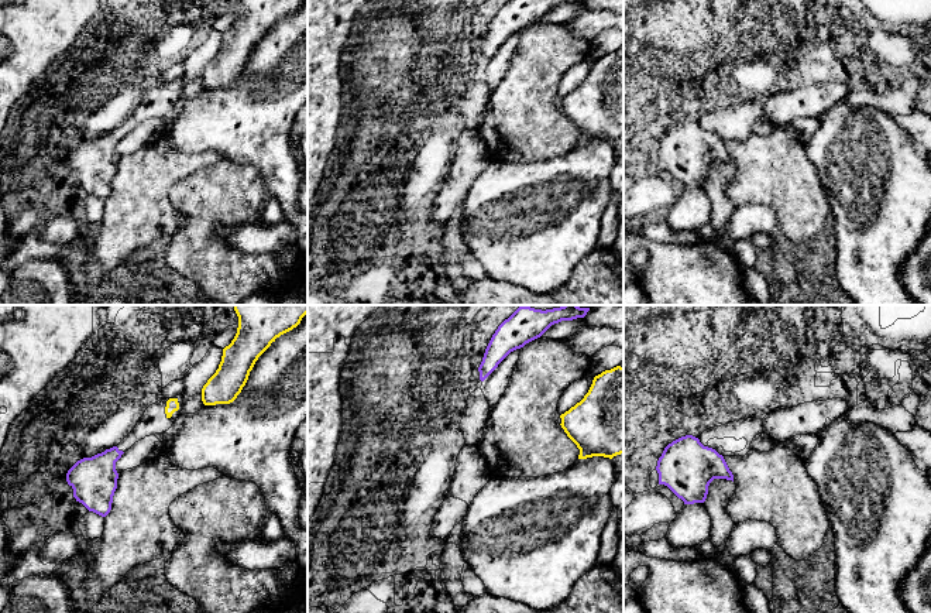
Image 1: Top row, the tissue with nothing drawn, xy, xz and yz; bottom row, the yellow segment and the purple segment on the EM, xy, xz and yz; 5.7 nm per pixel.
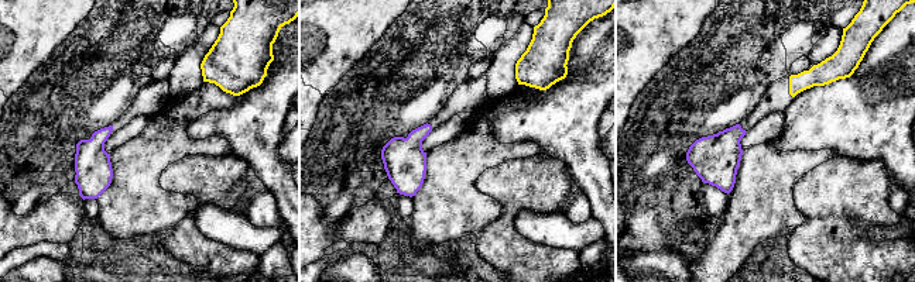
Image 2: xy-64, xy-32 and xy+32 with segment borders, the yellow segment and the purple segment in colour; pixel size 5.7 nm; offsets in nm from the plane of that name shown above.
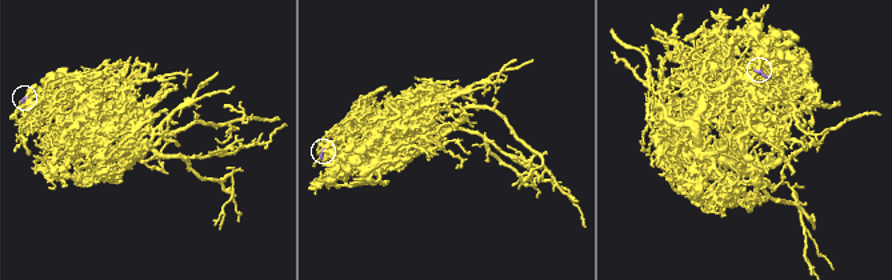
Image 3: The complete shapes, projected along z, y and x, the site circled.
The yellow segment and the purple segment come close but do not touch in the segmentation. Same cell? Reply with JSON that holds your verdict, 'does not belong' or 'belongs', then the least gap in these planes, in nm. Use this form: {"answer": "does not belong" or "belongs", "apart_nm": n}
{"answer": "belongs", "apart_nm": 320}

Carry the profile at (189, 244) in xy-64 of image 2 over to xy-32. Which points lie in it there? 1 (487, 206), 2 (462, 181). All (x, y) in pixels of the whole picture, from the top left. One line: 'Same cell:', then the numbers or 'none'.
Same cell: none

